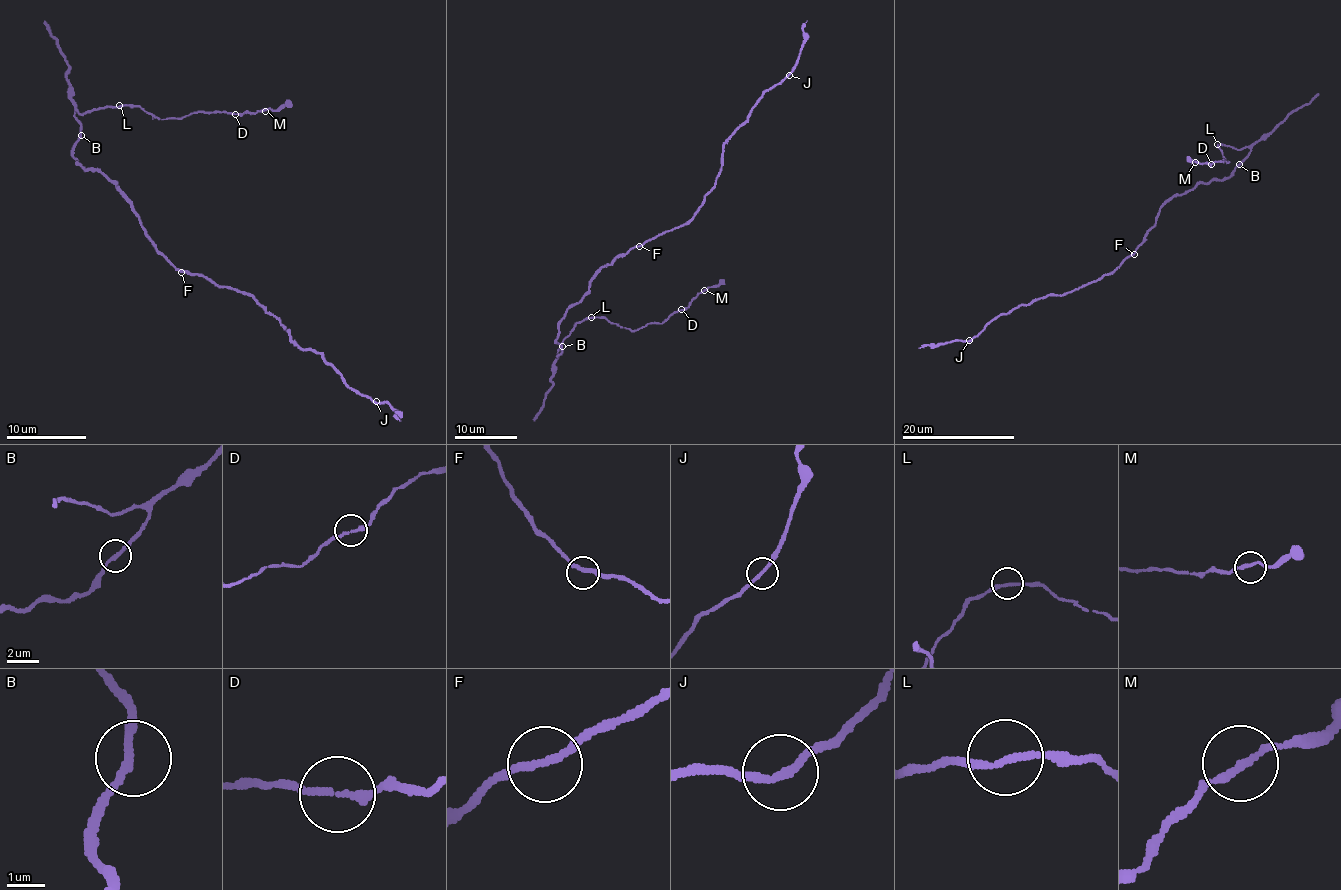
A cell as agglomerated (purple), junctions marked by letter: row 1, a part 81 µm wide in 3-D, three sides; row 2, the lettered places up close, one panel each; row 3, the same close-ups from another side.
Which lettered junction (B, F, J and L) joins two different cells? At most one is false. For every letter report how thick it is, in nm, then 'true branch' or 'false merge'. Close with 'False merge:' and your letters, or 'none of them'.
B: calibre 190 nm; true branch
F: calibre 200 nm; true branch
J: calibre 190 nm; true branch
L: calibre 180 nm; true branch
False merge: none of them

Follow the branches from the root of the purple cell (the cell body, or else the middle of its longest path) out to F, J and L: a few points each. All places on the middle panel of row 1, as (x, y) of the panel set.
F: (610, 264), (639, 246)
J: (610, 264), (636, 246), (683, 226), (692, 217), (715, 184), (724, 141), (746, 119), (762, 94), (789, 75)
L: (610, 264), (597, 271), (586, 295), (561, 320), (556, 341), (562, 351), (557, 356), (569, 331), (591, 316)

